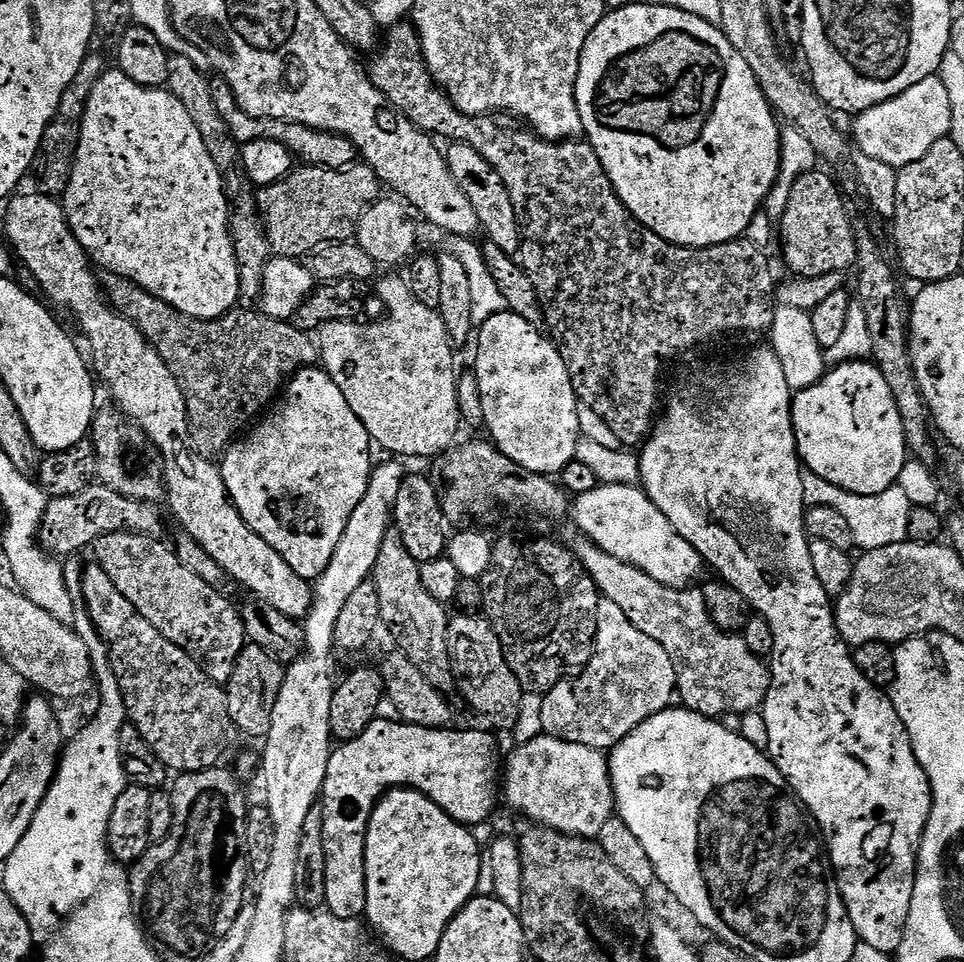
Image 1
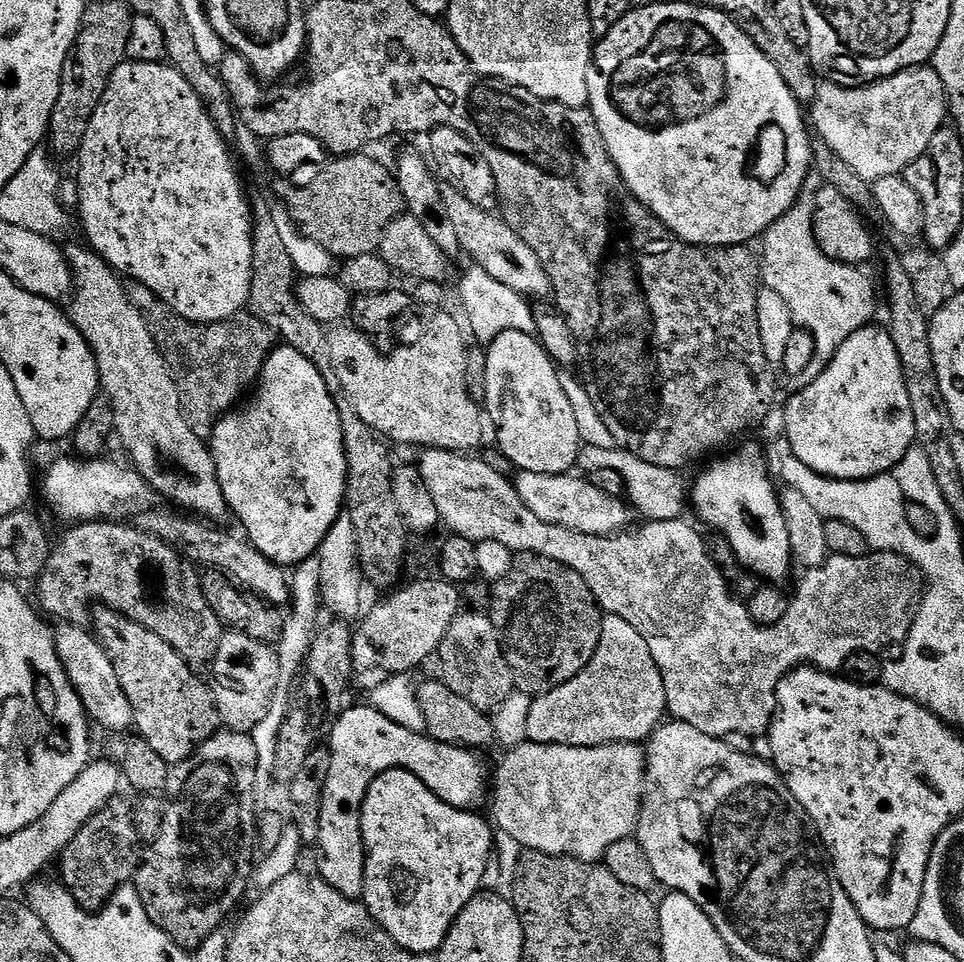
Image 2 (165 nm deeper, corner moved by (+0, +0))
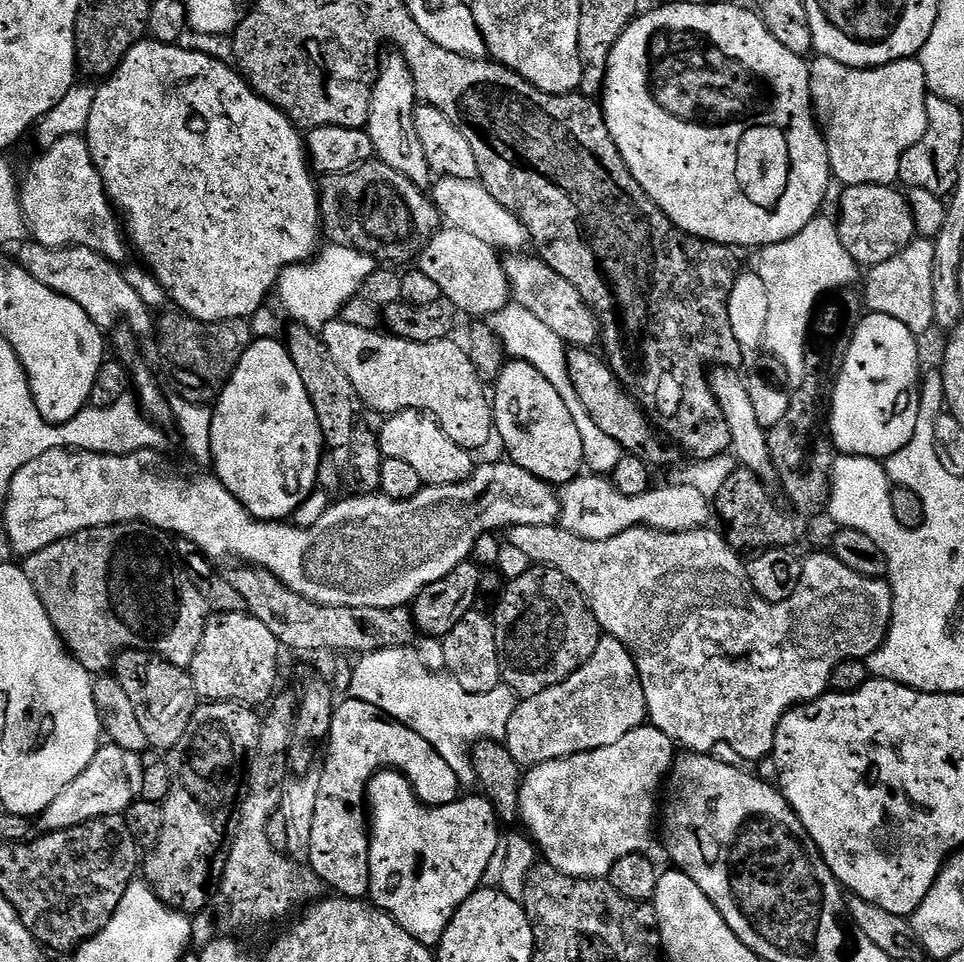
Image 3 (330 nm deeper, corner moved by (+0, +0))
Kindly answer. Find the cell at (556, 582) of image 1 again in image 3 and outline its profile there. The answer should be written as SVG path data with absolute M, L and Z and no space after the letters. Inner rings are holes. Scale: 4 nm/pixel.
M529 566L522 578L514 578L505 583L495 604L496 645L502 680L517 697L537 696L542 694L542 690L550 690L550 686L558 686L573 676L590 659L594 650L598 650L602 635L600 623L594 618L588 600L580 593L578 586L574 586L574 582L570 582L570 578L566 578L566 574L557 568Z

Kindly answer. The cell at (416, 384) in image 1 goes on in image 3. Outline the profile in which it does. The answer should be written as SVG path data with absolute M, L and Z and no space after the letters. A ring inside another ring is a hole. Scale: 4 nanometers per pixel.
M342 318L333 319L325 325L322 329L322 339L326 350L330 350L334 362L338 362L338 366L342 366L346 378L350 378L350 382L354 382L354 390L358 390L365 405L373 413L376 411L391 414L406 410L427 412L429 416L437 420L442 426L442 430L446 430L446 434L450 434L450 438L454 438L454 442L458 442L458 446L469 450L484 448L491 440L494 440L492 402L489 393L484 393L485 381L478 378L467 351L461 345L459 348L454 342L455 339L449 338L438 342L419 344L385 334L375 328L362 330L362 326L350 326L350 322L346 322Z

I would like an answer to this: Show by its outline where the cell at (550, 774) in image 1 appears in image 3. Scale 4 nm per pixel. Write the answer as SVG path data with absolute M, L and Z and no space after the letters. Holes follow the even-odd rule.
M641 726L635 728L630 734L626 734L626 738L621 738L619 742L614 742L614 746L602 746L598 750L574 754L561 760L542 762L534 765L533 768L527 769L524 772L524 781L520 787L520 818L523 827L528 827L526 829L527 835L532 843L536 845L539 855L547 863L552 864L558 870L562 870L562 874L604 878L607 877L608 871L614 866L614 862L618 862L618 858L626 858L626 854L647 853L649 851L648 847L652 844L652 827L655 824L657 827L658 824L658 800L656 804L656 795L659 792L661 795L662 785L665 783L666 777L671 773L672 765L677 755L677 745L673 744L666 734L662 734L662 730L651 726Z

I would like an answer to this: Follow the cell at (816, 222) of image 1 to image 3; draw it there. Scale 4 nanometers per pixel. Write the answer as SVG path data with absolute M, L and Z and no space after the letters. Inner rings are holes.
M850 184L843 189L838 227L842 246L846 246L846 254L854 258L856 265L872 269L901 254L917 239L910 202L907 195L899 190L890 184Z

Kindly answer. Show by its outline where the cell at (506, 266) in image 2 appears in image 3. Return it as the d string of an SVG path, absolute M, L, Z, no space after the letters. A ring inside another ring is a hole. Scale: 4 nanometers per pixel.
M508 254L503 257L502 263L511 299L526 310L530 310L530 314L537 316L549 330L554 330L554 334L558 334L558 338L562 338L565 344L578 348L592 348L600 340L600 322L592 312L591 306L585 302L582 294L578 294L578 290L574 290L574 286L570 286L570 282L566 282L566 278L562 278L562 274L555 272L535 255L532 255L533 257L528 255Z

